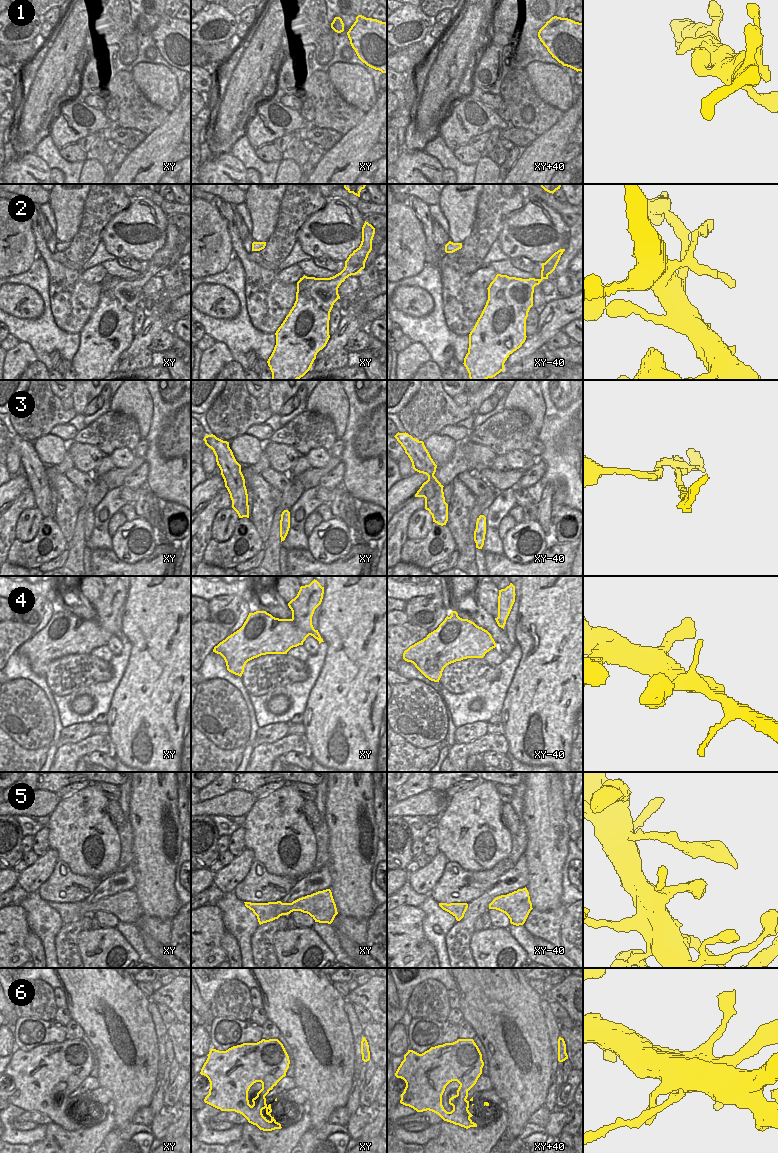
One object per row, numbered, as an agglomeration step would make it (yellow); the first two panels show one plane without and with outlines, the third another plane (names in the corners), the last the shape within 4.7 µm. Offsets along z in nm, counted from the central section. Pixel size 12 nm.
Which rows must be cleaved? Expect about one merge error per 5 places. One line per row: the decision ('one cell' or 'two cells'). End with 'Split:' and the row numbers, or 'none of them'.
1: one cell
2: one cell
3: two cells
4: one cell
5: one cell
6: one cell
Split: 3

